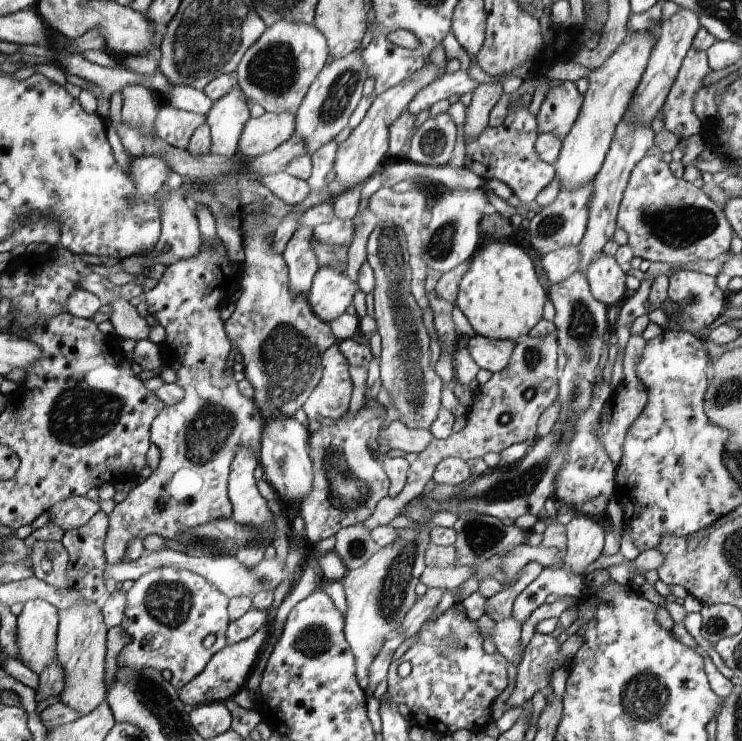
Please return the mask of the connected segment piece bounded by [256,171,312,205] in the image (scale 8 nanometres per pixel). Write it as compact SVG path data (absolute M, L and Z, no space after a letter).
M286 171L278 172L278 174L268 174L264 178L256 178L260 184L264 184L266 188L282 198L286 204L298 204L304 202L310 196L310 184L298 176L294 176Z

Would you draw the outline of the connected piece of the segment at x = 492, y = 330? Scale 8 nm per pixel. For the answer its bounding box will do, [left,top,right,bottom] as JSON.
[454,240,546,341]

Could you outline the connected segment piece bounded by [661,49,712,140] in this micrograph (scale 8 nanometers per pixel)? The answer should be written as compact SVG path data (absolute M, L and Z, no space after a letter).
M690 49L686 54L685 60L682 62L680 73L676 76L676 80L674 80L666 102L664 102L661 109L665 118L664 129L676 134L680 140L688 140L691 136L701 134L705 129L705 123L694 114L693 102L700 88L704 86L702 84L703 80L710 73L712 73L712 70L708 62L707 51Z

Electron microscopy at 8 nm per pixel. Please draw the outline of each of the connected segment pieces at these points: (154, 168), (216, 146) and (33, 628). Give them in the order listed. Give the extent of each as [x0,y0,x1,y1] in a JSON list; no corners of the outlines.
[[129,158,172,202],[205,84,250,160],[16,600,58,675]]

